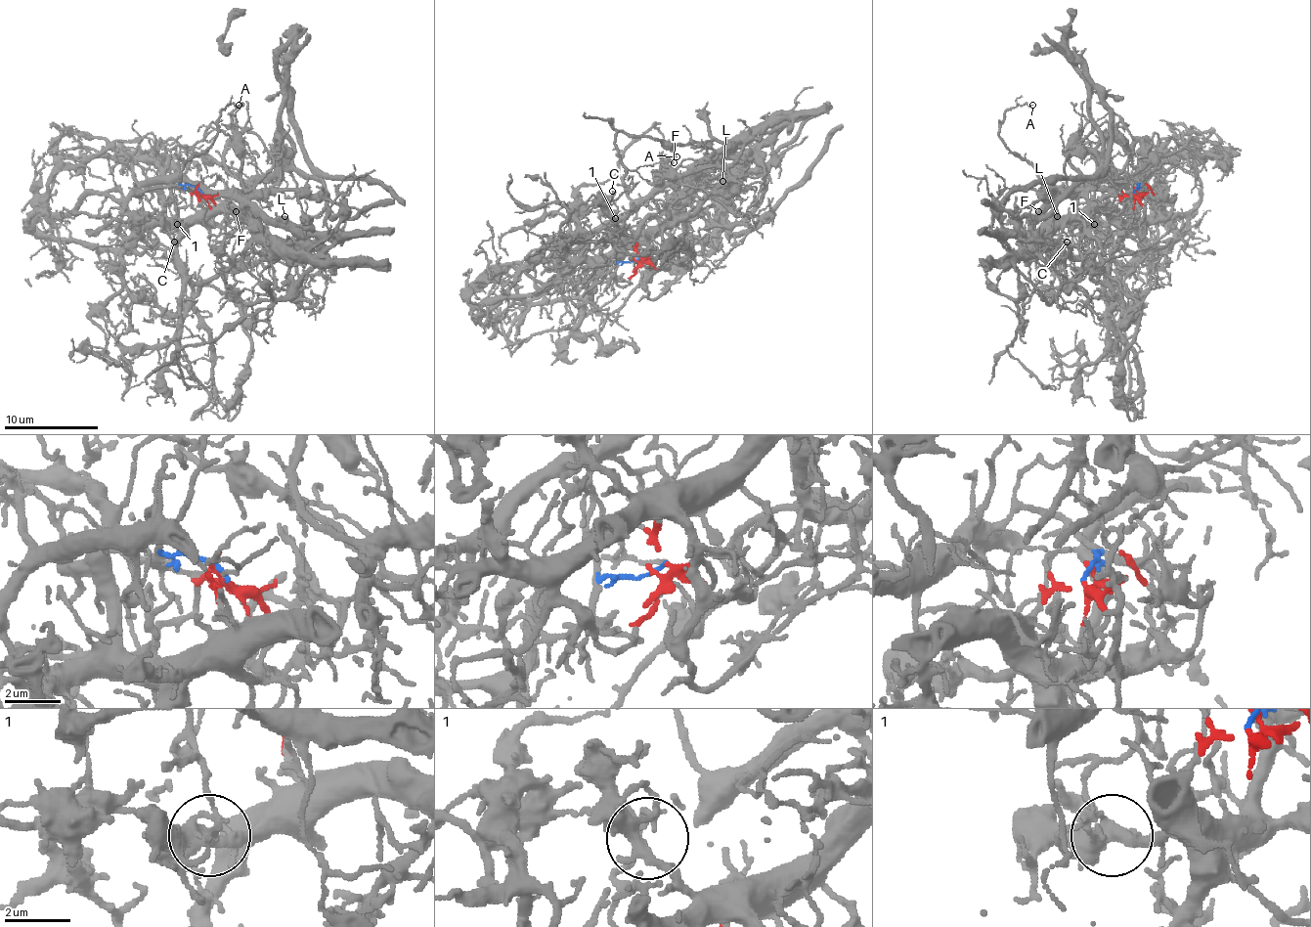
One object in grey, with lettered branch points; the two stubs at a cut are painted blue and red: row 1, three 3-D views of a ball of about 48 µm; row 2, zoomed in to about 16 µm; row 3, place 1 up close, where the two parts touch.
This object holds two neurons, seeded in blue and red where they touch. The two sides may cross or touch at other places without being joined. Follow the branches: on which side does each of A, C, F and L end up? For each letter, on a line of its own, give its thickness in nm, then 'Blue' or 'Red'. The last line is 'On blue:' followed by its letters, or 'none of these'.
A: Thickness 80 nm. Blue
C: Thickness 160 nm. Red
F: Thickness 140 nm. Blue
L: Thickness 110 nm. Red
On blue: A, F

